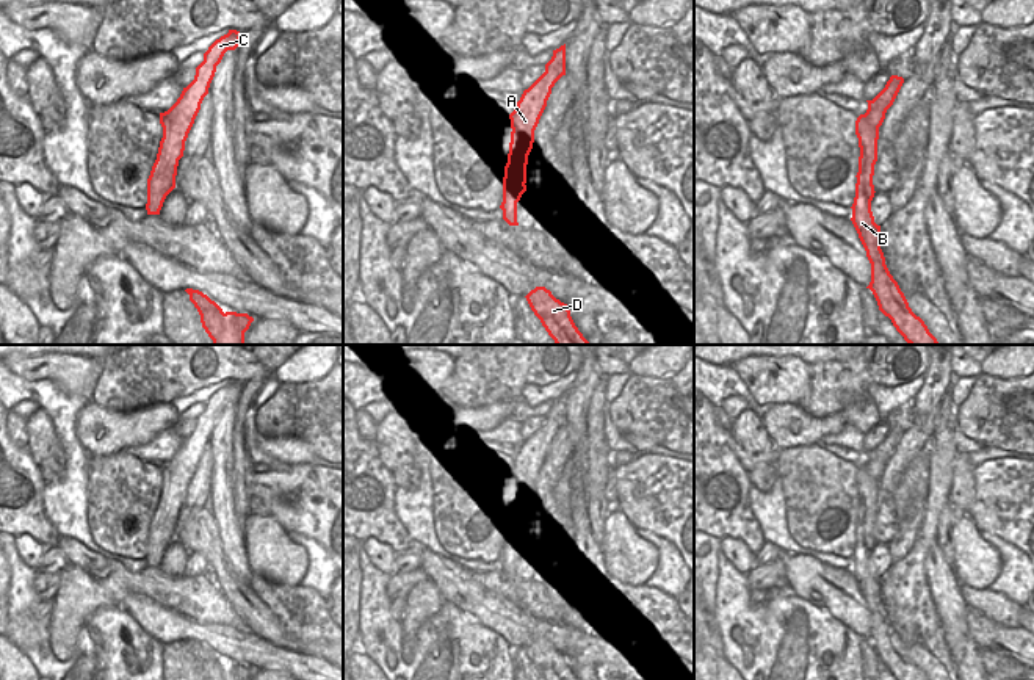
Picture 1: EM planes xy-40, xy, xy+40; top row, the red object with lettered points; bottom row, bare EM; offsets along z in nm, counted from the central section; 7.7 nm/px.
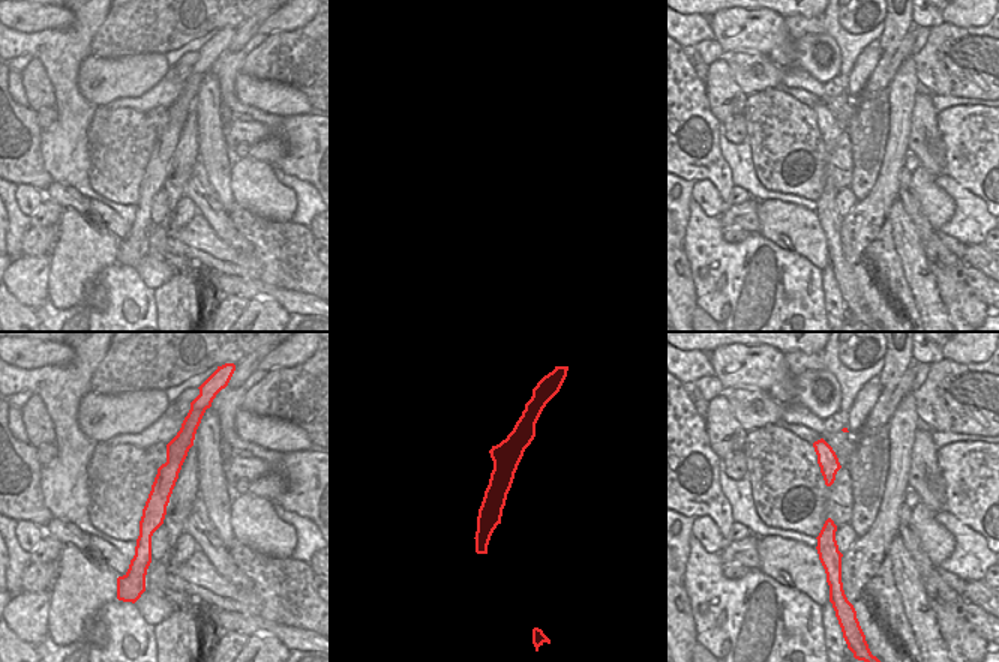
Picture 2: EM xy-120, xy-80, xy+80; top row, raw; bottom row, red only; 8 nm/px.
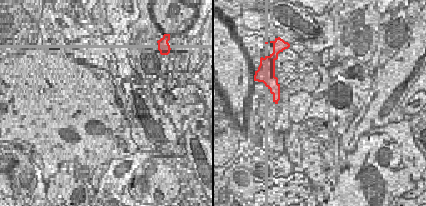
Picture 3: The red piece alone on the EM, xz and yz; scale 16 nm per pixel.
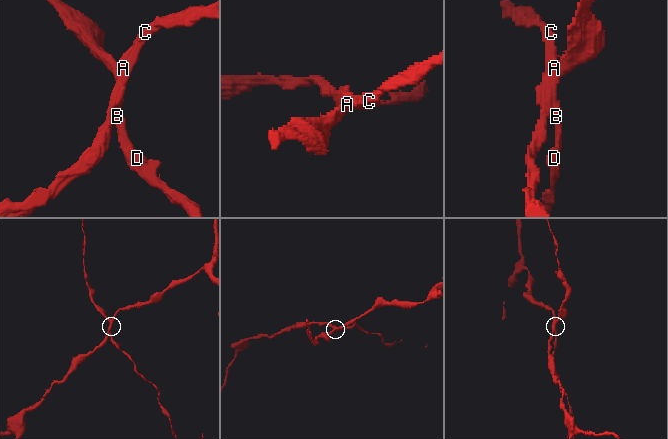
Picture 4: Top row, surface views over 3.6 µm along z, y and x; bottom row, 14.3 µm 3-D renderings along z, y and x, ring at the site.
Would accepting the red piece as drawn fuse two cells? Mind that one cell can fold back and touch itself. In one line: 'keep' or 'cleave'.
cleave

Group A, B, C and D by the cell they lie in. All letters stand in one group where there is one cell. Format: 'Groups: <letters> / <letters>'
Groups: A C / B D

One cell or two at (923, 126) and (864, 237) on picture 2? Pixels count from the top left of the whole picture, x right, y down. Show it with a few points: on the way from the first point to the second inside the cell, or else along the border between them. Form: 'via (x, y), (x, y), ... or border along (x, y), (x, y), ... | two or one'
border along (909, 116), (908, 152) | two

